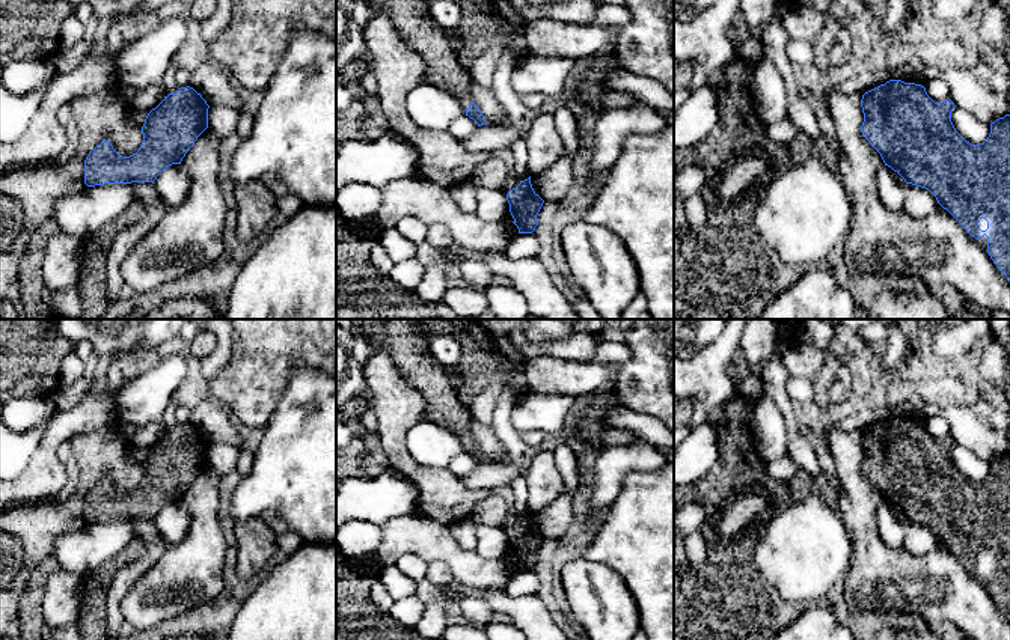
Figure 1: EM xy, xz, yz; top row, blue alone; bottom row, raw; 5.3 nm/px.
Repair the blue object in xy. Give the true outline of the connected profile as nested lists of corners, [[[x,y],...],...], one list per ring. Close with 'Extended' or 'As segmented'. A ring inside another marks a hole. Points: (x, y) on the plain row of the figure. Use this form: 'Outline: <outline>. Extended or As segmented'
Outline: [[[181,425],[169,431],[152,446],[142,464],[143,479],[130,494],[119,492],[109,477],[103,477],[84,497],[84,521],[87,524],[104,521],[152,520],[172,501],[181,501],[197,474],[208,465],[210,443],[193,425]]]. As segmented

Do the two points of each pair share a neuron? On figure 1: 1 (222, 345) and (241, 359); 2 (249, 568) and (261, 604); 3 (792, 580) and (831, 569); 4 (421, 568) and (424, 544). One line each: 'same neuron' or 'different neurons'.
1: different neurons
2: different neurons
3: same neuron
4: different neurons

